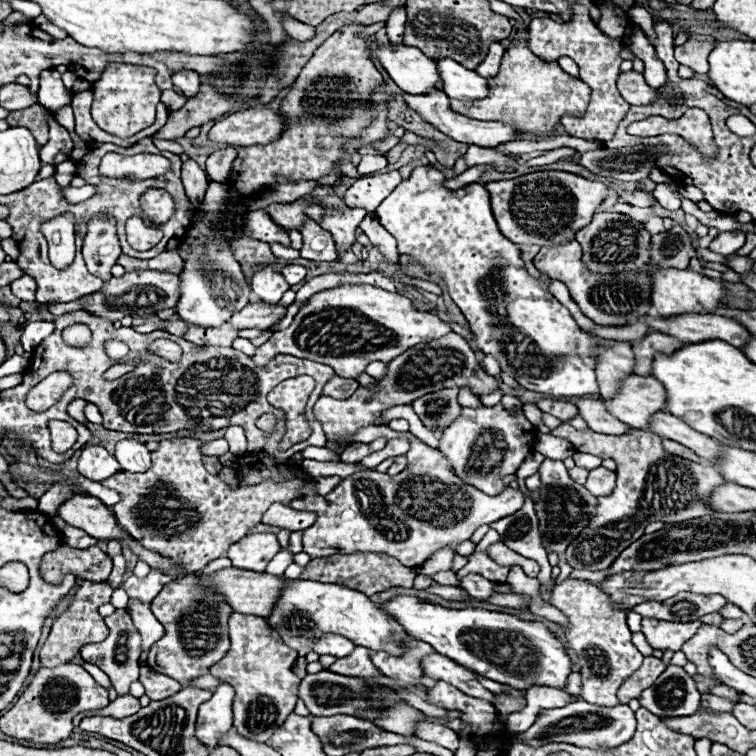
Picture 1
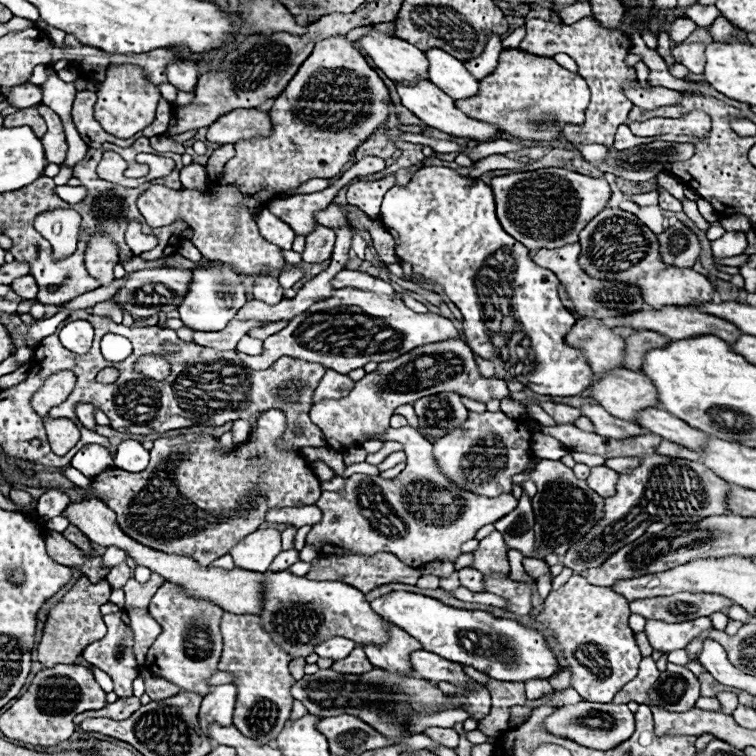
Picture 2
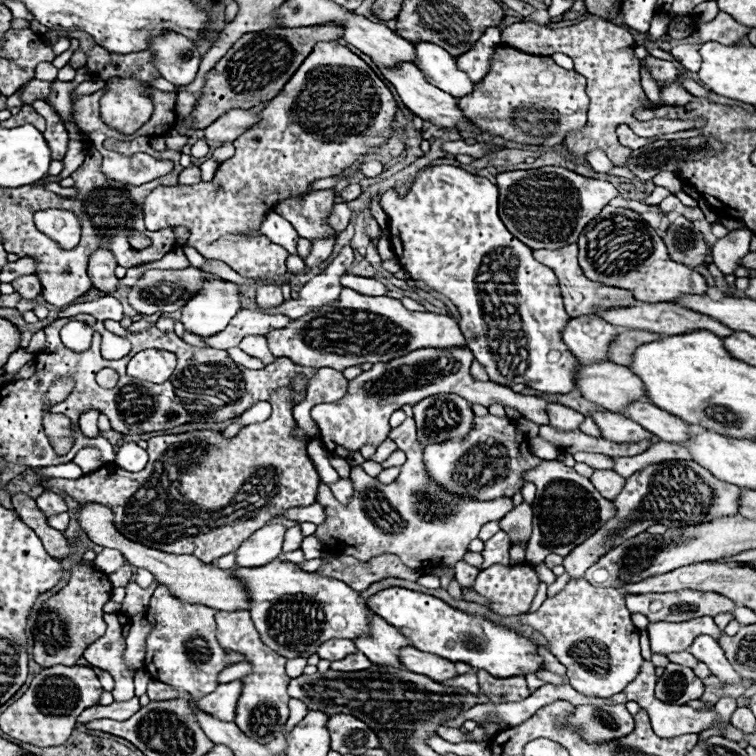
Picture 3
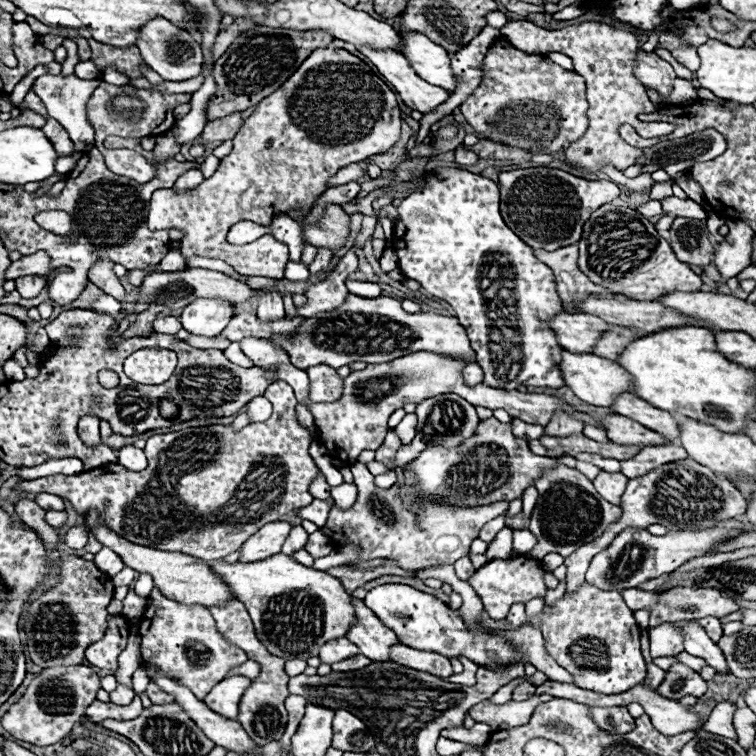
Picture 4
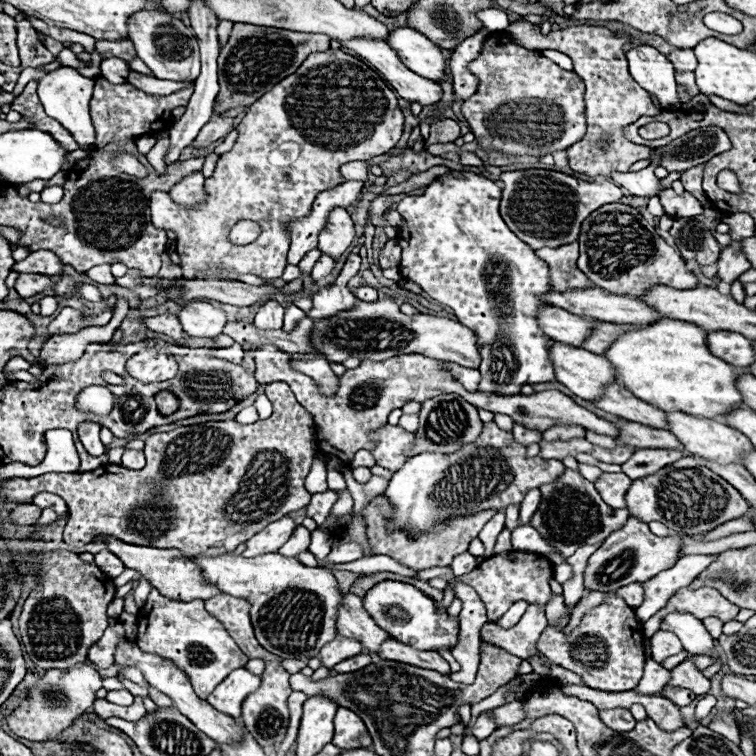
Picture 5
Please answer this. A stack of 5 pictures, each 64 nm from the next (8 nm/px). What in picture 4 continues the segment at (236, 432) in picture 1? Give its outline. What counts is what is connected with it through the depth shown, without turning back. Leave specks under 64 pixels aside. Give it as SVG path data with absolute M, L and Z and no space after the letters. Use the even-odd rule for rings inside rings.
M256 396L248 404L248 412L250 412L252 422L262 422L272 414L272 404L264 396Z

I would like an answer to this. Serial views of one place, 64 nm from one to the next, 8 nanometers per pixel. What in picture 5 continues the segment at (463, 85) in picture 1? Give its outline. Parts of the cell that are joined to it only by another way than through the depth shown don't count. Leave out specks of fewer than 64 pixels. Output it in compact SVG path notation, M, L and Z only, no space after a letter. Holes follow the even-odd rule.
M408 26L394 28L390 30L386 42L398 54L402 64L406 64L418 76L424 76L436 82L446 80L444 56L440 48L430 40L426 40L426 36L422 36L418 30Z

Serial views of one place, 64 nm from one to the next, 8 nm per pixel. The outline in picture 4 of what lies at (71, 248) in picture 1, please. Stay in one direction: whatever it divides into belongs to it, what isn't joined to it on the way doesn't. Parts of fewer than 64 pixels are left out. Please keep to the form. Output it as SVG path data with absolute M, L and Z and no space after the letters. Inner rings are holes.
M56 210L40 212L40 214L36 216L36 220L38 220L38 224L42 224L42 228L50 228L50 232L54 232L54 234L72 236L72 232L70 232L72 218L70 218L70 214L66 214L66 212L56 212Z

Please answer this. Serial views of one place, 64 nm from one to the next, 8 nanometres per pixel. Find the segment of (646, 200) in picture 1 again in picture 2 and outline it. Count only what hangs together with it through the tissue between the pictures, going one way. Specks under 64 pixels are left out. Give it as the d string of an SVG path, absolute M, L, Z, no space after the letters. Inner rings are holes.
M654 190L654 192L646 192L646 194L638 194L638 196L632 196L632 200L640 206L656 206L658 204L658 196L660 192Z

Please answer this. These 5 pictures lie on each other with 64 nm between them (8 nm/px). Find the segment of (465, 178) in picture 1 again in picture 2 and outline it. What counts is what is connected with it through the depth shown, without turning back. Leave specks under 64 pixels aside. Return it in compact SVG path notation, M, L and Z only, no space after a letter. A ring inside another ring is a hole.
M495 154L482 159L482 161L480 160L476 162L475 166L468 174L468 177L480 178L480 176L487 171L496 170L496 169L514 170L515 168L520 166L521 164L518 161L514 161L510 158L507 158L504 155Z

